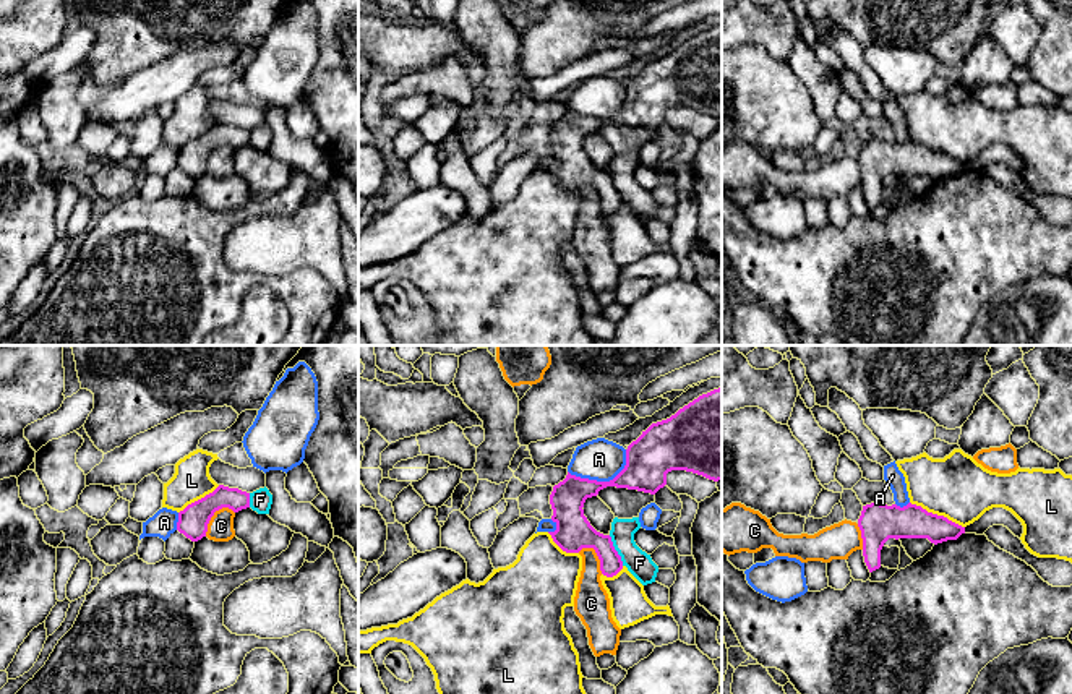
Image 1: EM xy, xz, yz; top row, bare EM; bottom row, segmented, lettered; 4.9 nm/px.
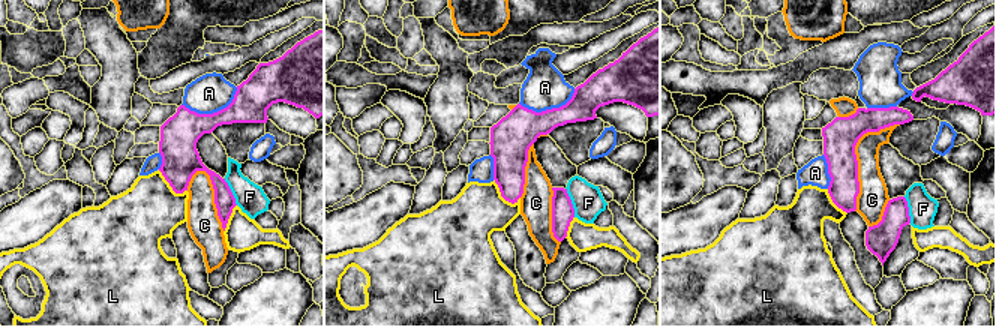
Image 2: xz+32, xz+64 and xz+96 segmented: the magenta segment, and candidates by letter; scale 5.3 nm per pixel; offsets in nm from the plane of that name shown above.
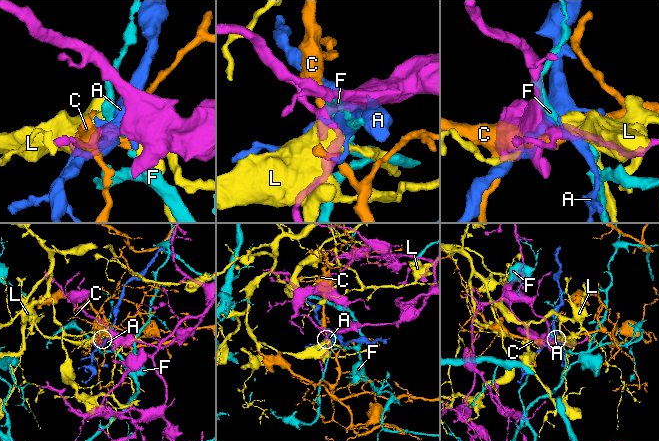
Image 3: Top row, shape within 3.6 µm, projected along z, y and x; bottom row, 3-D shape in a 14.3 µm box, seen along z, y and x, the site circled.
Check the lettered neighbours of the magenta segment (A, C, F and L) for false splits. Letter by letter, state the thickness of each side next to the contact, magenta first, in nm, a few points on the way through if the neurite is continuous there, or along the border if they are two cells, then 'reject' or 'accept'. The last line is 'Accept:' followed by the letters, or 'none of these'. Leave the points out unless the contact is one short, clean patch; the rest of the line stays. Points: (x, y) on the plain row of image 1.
A: 220 nm thick on the magenta side, 200 nm on the other; reject
C: 150 nm thick on the magenta side, 130 nm on the other; reject
F: 180 nm thick on the magenta side, 120 nm on the other; reject
L: 170 nm thick on the magenta side, 320 nm on the other; reject
Accept: none of these

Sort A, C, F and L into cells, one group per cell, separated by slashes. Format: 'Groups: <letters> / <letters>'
Groups: A / C / F / L

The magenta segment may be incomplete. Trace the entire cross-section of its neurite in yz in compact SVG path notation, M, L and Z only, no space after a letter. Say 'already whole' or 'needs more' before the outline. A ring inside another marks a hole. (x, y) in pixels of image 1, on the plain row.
already whole; M881 139L866 141L858 156L858 164L869 209L881 204L881 186L889 175L928 175L937 182L957 177L965 170L965 164L911 139L903 144Z

